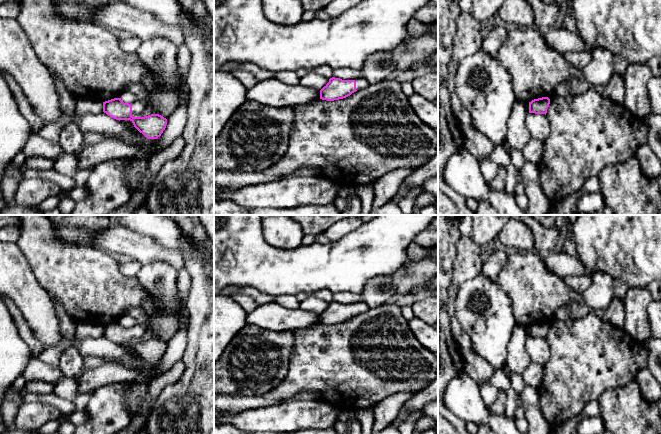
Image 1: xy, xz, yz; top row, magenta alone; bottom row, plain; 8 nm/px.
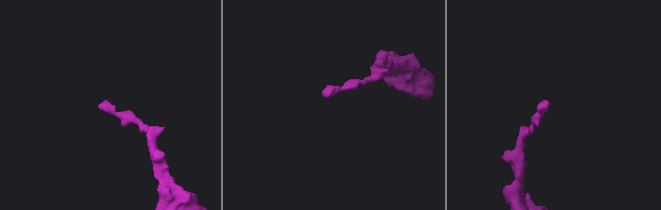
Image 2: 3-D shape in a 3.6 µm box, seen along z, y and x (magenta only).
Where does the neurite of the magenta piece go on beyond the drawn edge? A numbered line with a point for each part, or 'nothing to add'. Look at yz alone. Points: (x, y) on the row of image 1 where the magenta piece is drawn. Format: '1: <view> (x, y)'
nothing to add

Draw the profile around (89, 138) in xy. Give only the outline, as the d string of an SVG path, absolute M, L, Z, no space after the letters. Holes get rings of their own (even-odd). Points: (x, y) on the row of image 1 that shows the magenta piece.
M94 132L83 133L83 144L82 149L90 145L95 145L98 142L108 139L104 134Z

